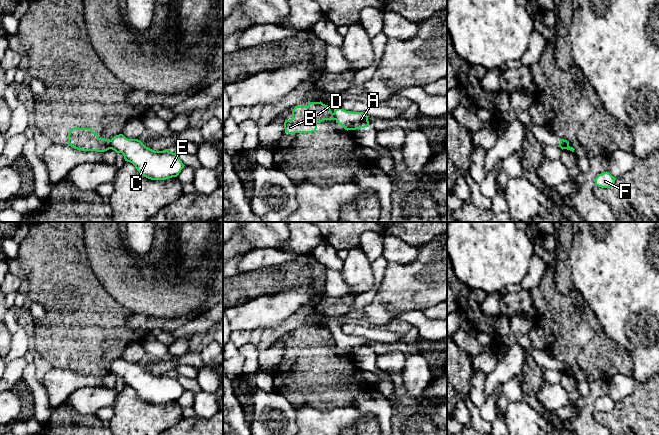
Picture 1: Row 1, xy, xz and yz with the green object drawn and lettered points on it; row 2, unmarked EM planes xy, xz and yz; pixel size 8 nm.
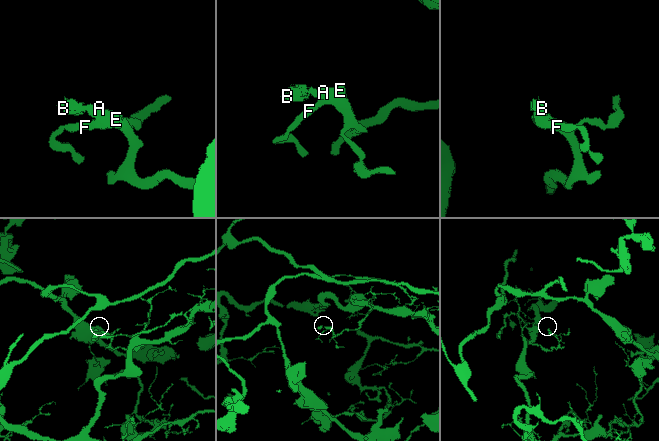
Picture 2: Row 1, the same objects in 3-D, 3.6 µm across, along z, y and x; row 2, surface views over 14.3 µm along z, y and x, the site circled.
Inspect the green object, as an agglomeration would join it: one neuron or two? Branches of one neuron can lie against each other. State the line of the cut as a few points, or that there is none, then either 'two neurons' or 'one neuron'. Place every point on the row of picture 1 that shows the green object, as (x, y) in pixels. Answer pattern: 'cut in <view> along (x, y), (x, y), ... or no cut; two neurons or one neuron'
cut in xy along (109, 140), (110, 148); two neurons

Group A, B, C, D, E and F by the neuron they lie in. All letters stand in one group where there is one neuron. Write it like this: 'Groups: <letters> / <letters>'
Groups: A C E F / B D

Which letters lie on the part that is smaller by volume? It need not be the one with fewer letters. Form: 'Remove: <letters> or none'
Remove: B, D

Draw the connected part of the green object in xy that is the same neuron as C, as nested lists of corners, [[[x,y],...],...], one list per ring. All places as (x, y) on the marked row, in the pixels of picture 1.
[[[123,134],[110,140],[110,149],[122,153],[125,161],[132,163],[140,175],[151,180],[177,177],[185,166],[176,153],[154,151],[140,140],[128,139]]]

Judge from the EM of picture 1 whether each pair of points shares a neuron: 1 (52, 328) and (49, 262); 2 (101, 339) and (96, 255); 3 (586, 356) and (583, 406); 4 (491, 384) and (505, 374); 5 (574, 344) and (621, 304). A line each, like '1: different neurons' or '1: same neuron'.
1: same neuron
2: different neurons
3: different neurons
4: same neuron
5: different neurons

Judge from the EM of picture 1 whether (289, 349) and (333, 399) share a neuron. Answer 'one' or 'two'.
one

